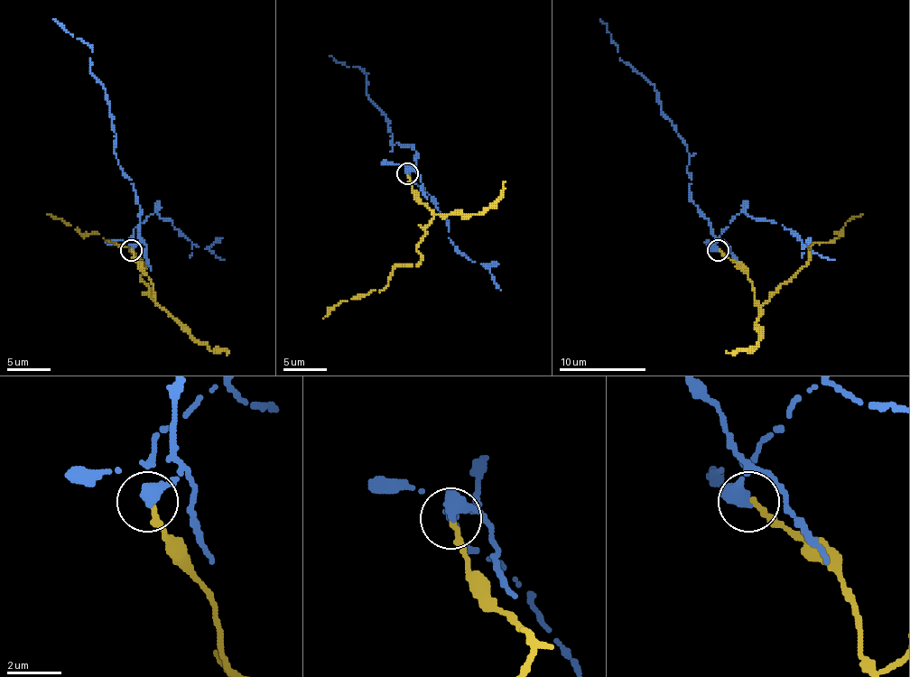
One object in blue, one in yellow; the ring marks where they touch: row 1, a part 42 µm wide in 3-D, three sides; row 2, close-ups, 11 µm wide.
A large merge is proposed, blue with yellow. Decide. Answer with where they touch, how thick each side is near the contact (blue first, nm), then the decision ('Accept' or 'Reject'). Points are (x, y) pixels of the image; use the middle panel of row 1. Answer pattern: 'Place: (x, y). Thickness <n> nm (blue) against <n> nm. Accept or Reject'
Place: (407, 173). Thickness 480 nm (blue) against 240 nm. Reject

